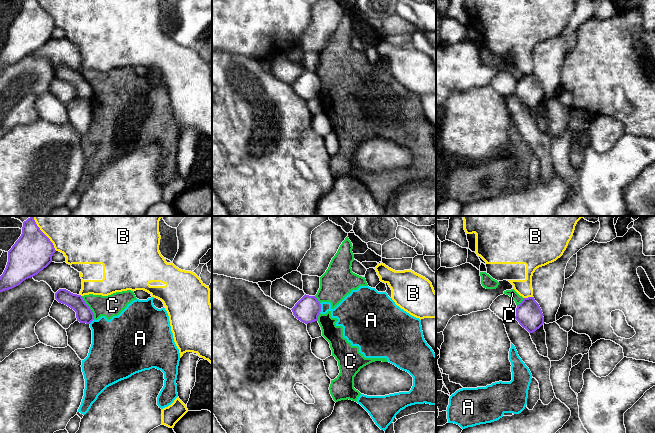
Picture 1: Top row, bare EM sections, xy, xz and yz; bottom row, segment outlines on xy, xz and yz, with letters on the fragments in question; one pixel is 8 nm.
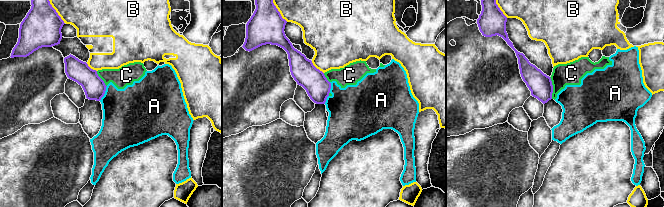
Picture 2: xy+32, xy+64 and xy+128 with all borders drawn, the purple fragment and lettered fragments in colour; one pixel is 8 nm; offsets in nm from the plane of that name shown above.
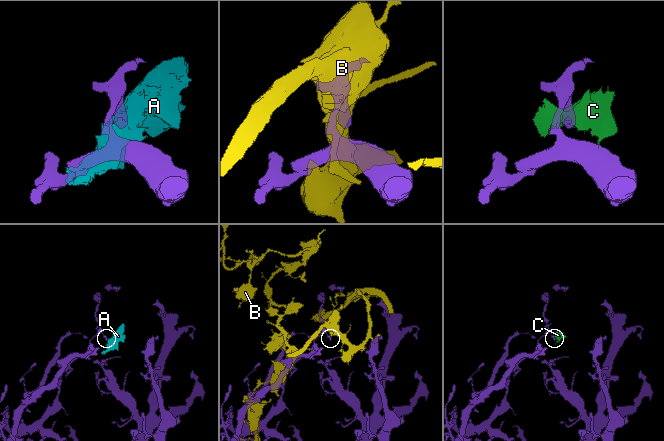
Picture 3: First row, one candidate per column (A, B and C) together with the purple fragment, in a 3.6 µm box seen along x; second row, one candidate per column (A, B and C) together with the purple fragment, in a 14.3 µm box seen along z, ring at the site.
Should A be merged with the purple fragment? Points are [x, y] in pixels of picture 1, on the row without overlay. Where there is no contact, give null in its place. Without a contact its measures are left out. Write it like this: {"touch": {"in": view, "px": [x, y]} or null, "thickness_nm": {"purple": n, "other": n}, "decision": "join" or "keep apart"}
{"touch": {"in": "xz", "px": [320, 84]}, "thickness_nm": {"purple": 200, "other": 240}, "decision": "keep apart"}

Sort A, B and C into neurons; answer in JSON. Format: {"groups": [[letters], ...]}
{"groups": [["A", "C"], ["B"]]}

